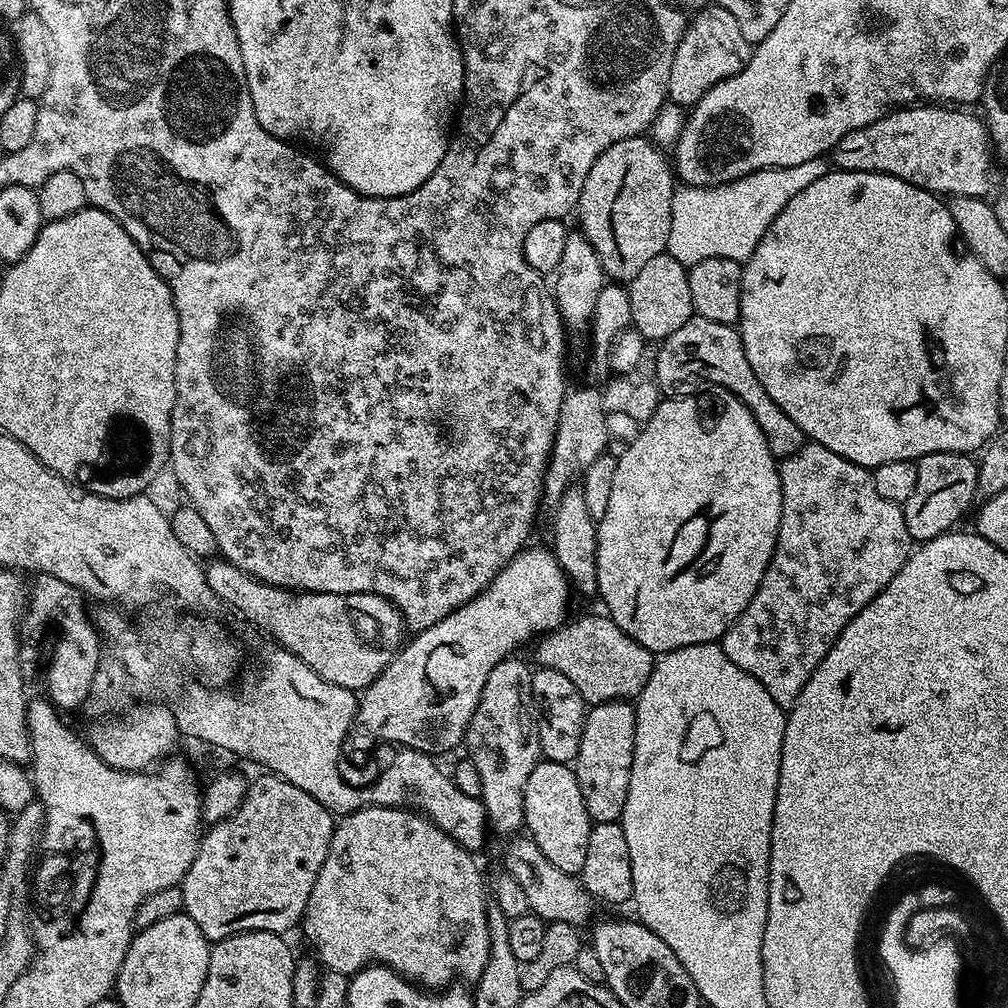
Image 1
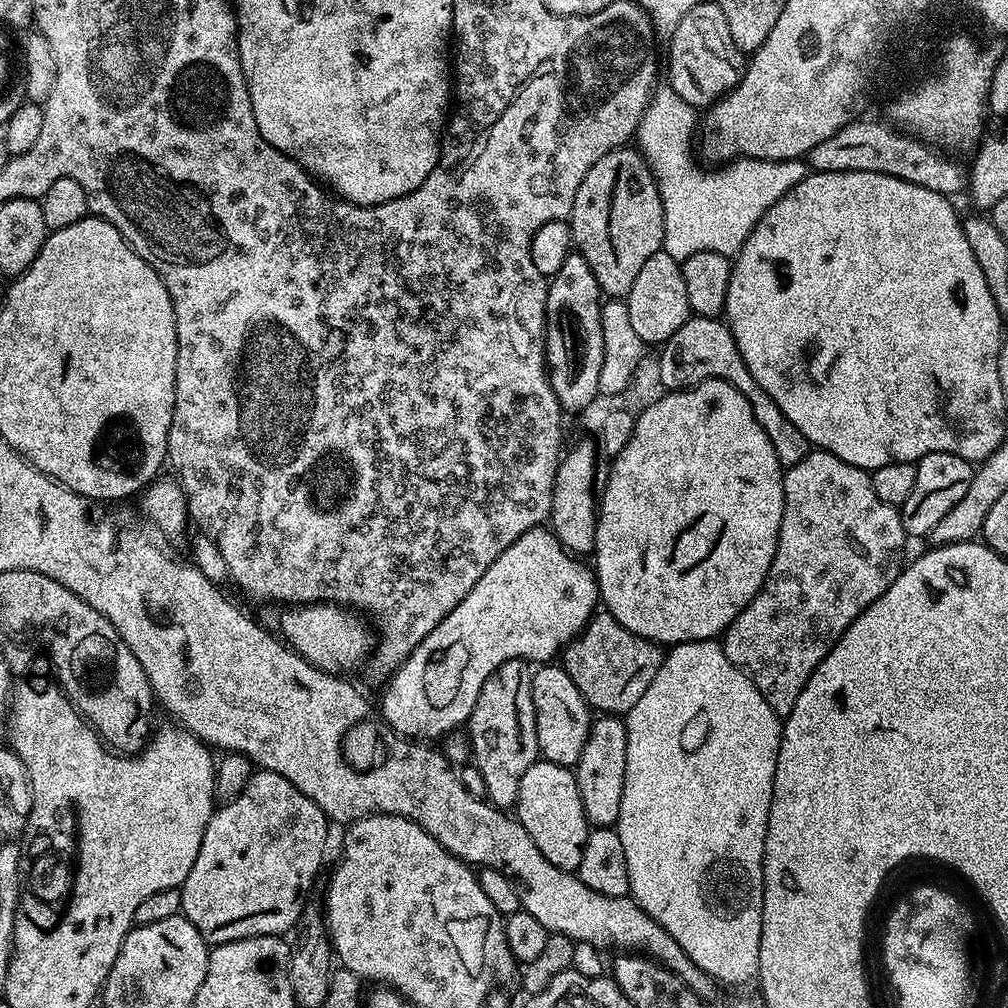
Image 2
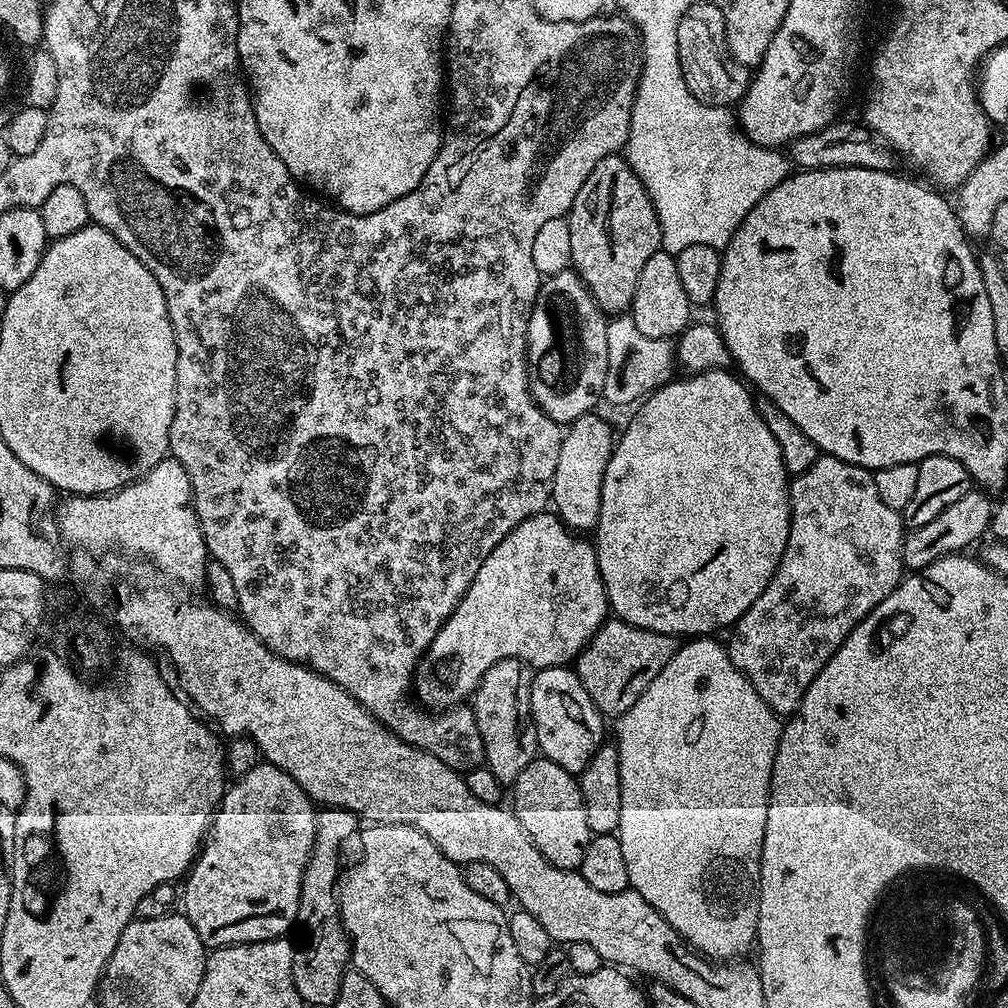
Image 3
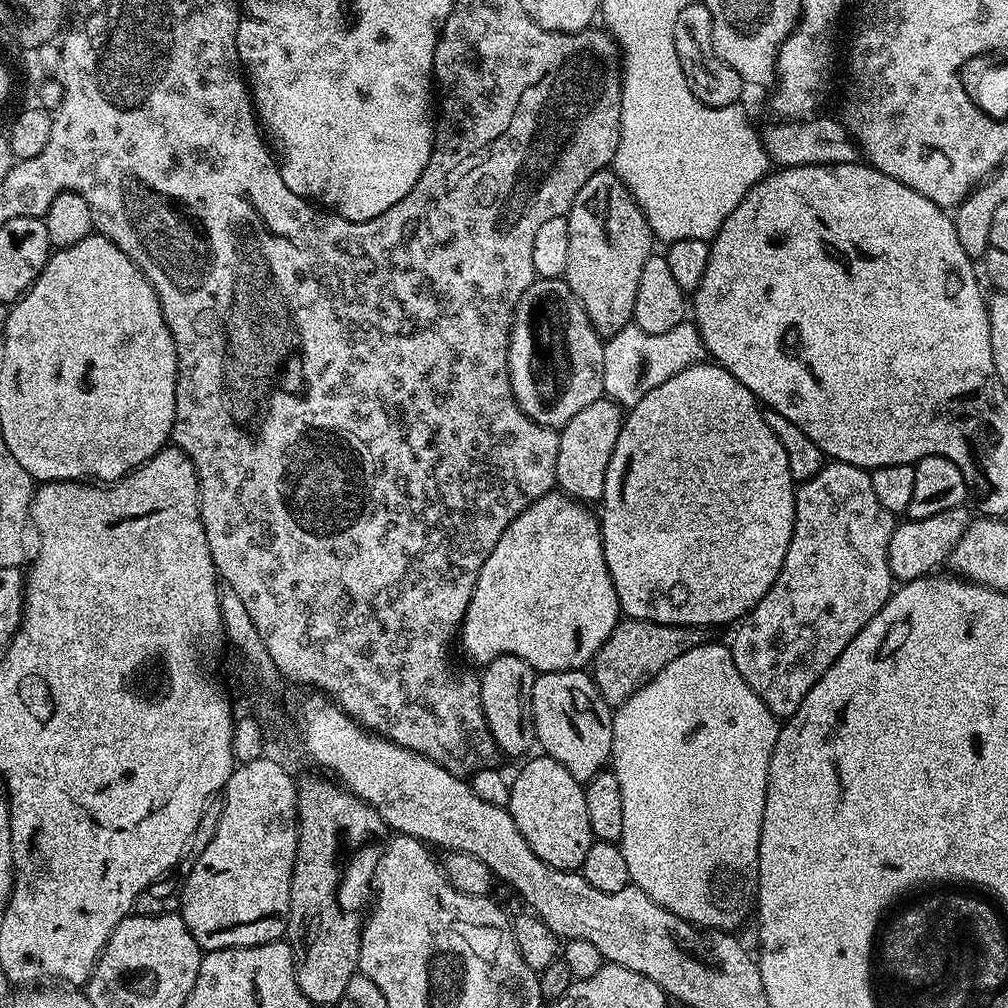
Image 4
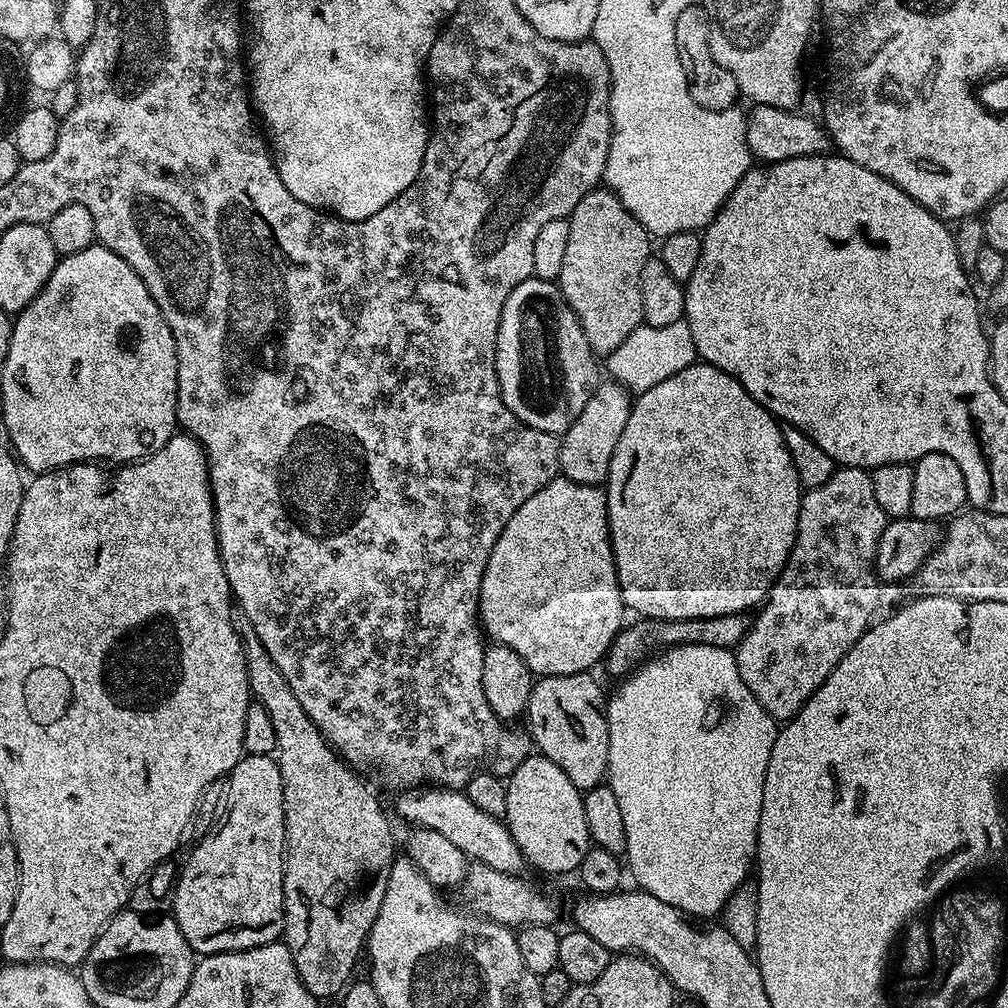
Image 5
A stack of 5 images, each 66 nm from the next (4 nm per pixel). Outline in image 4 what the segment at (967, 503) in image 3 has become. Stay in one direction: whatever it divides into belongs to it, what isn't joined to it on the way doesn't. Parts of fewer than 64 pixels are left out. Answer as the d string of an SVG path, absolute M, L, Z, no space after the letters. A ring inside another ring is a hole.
M964 506L951 508L939 514L932 514L929 518L907 519L897 523L887 548L887 562L893 579L899 583L908 583L933 573L938 564L943 561L945 563L972 521L972 516L966 509Z

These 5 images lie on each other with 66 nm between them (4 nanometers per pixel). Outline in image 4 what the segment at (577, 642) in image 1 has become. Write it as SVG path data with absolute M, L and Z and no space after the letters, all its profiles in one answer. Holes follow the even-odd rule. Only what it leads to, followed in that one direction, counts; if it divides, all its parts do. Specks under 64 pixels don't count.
M621 619L616 628L602 642L598 654L590 665L590 675L598 686L602 698L610 706L619 706L627 702L632 695L646 682L650 682L674 658L686 654L686 650L694 650L709 643L708 628L691 628L677 624L659 624L649 620Z

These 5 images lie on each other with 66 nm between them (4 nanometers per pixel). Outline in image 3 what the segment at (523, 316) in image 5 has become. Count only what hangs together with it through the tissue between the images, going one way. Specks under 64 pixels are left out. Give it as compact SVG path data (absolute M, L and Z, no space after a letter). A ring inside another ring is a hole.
M574 270L547 277L536 289L536 301L528 310L528 390L553 424L567 426L600 404L606 386L607 328L609 317L596 304L582 278Z

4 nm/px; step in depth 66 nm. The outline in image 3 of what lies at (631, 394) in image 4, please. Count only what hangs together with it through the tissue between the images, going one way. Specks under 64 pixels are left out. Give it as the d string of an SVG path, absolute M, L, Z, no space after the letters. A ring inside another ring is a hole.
M630 314L613 317L607 328L607 372L603 401L614 406L635 405L671 379L675 369L675 345L666 339L648 338Z

